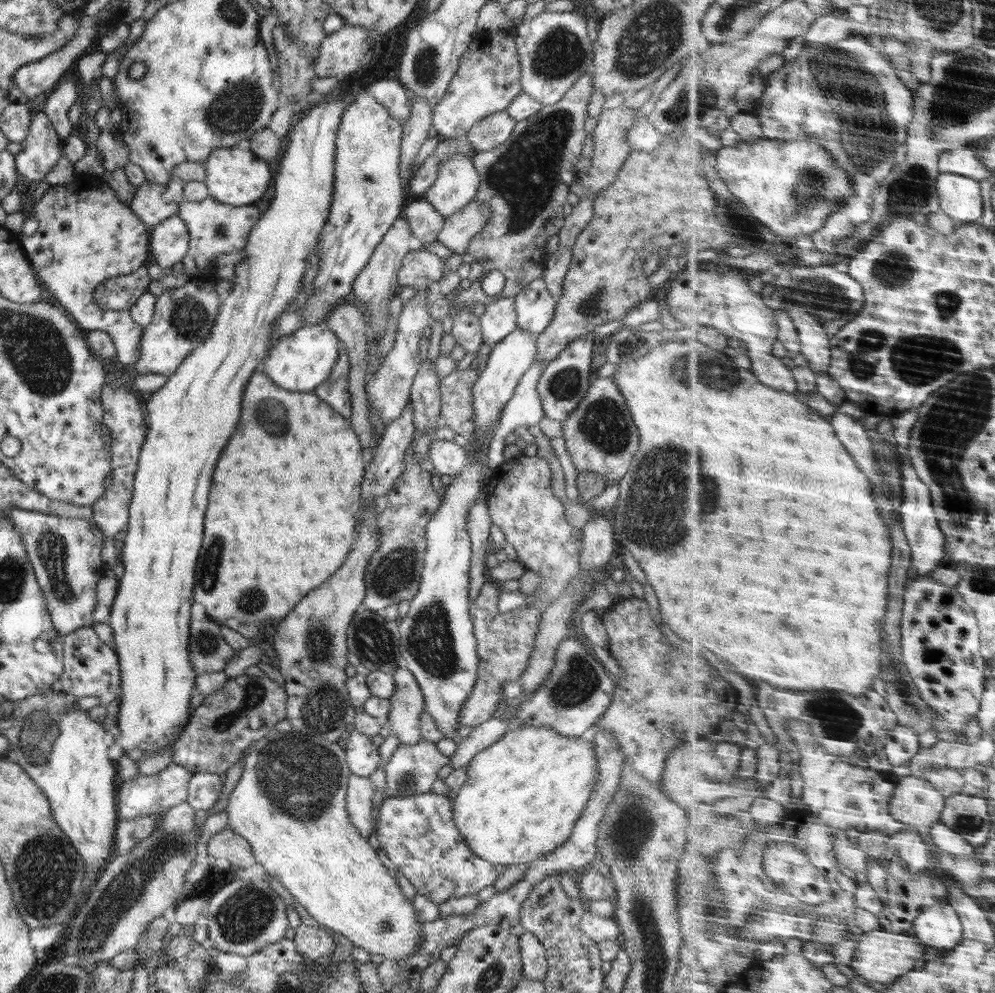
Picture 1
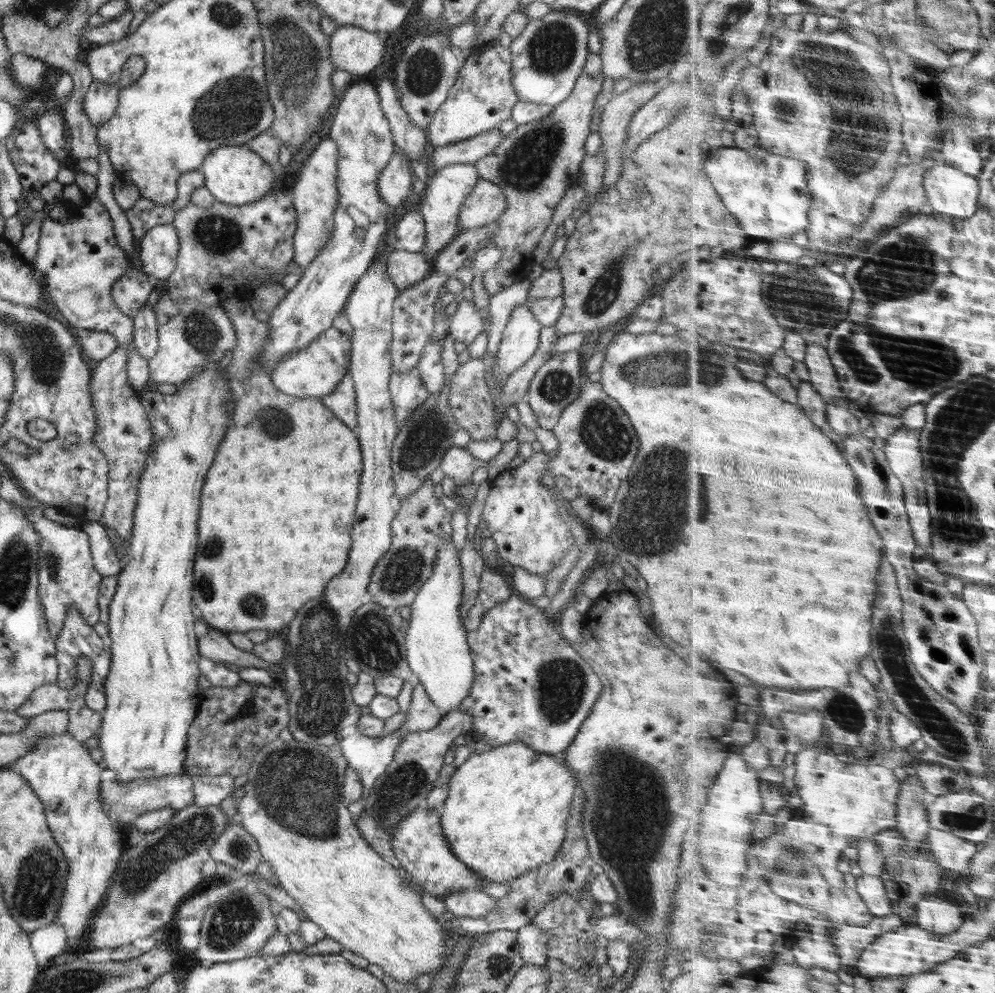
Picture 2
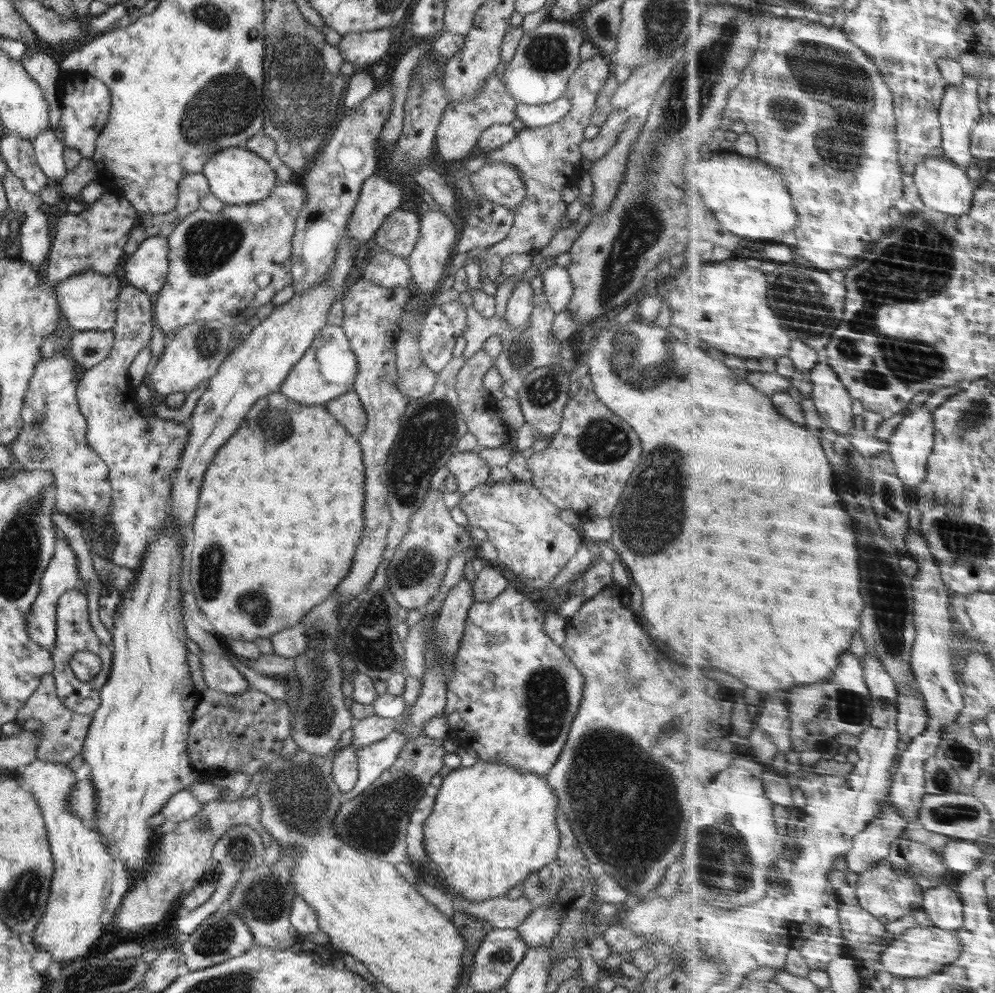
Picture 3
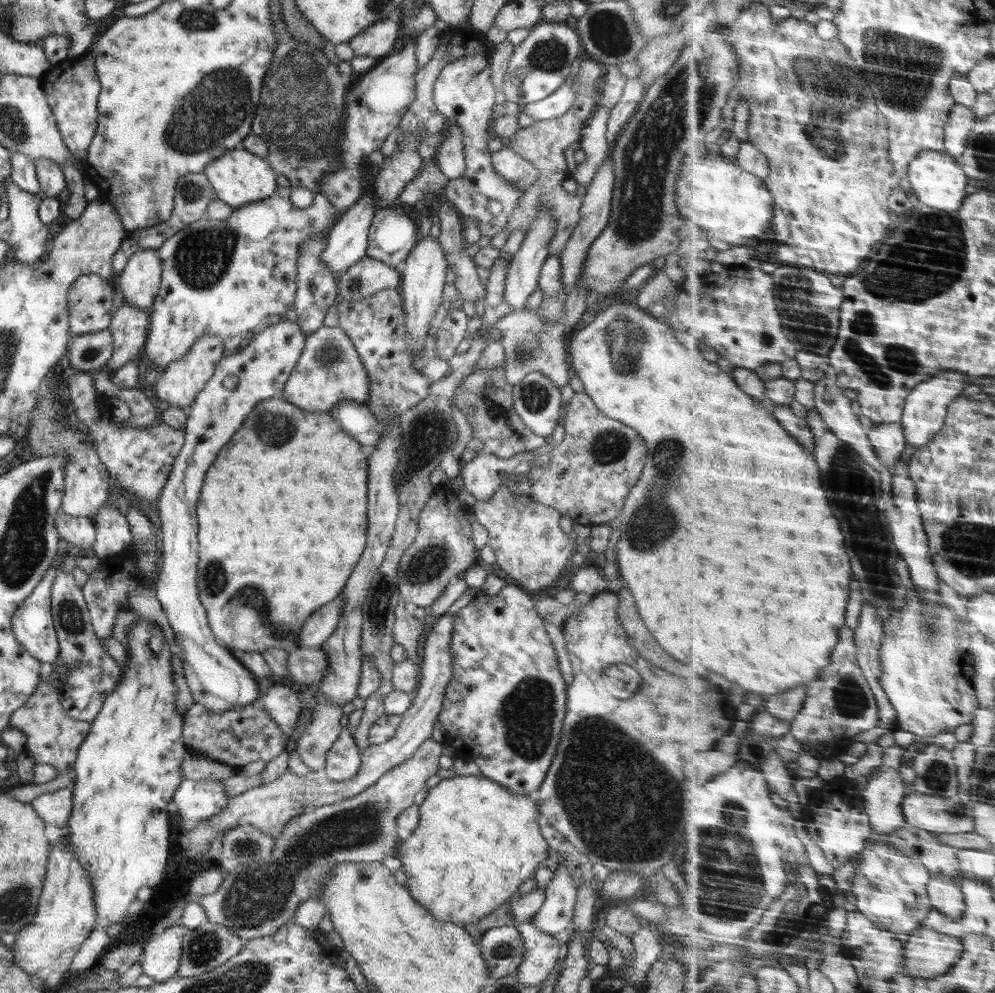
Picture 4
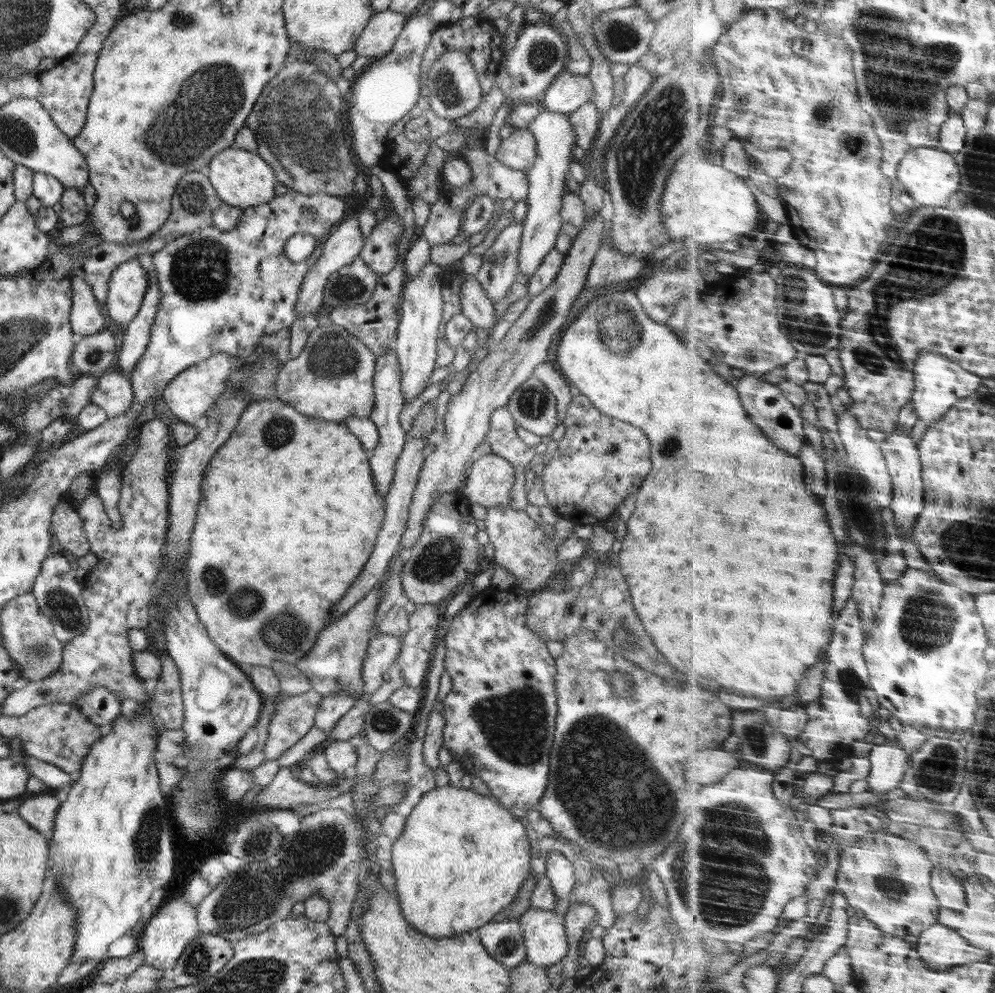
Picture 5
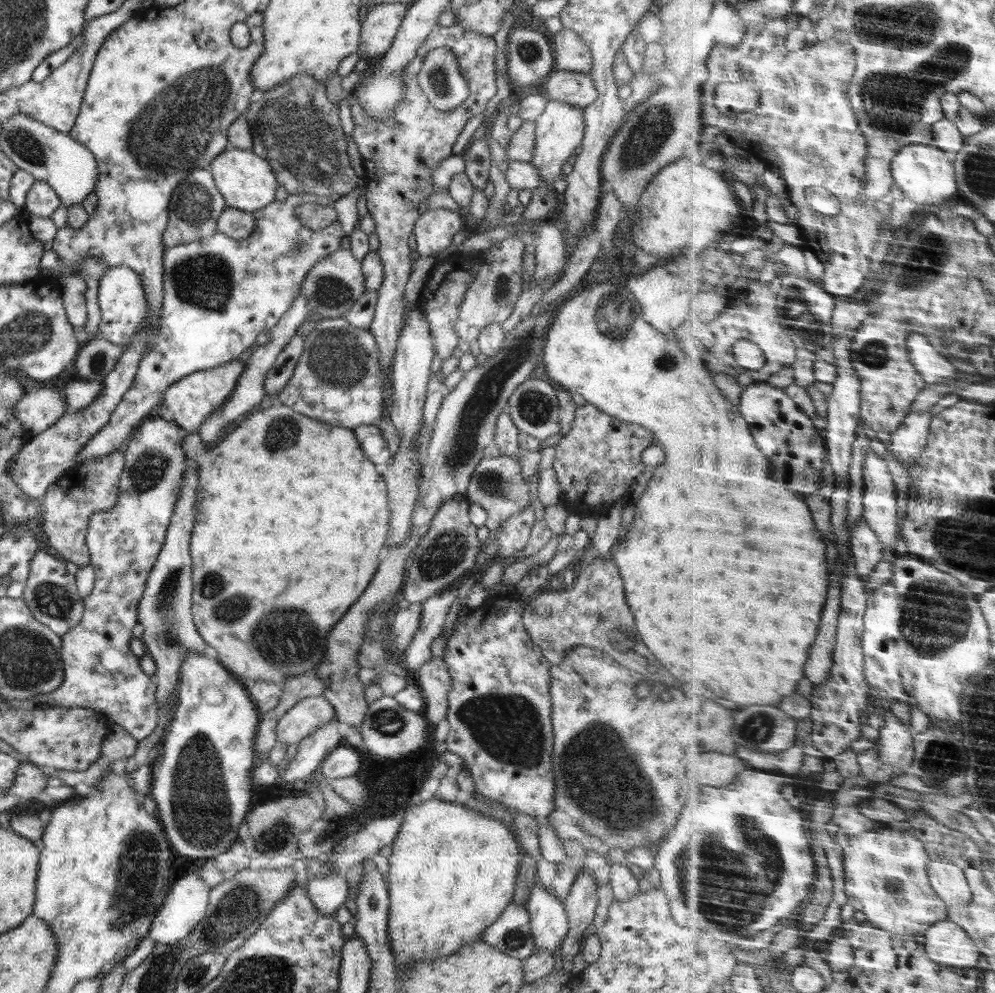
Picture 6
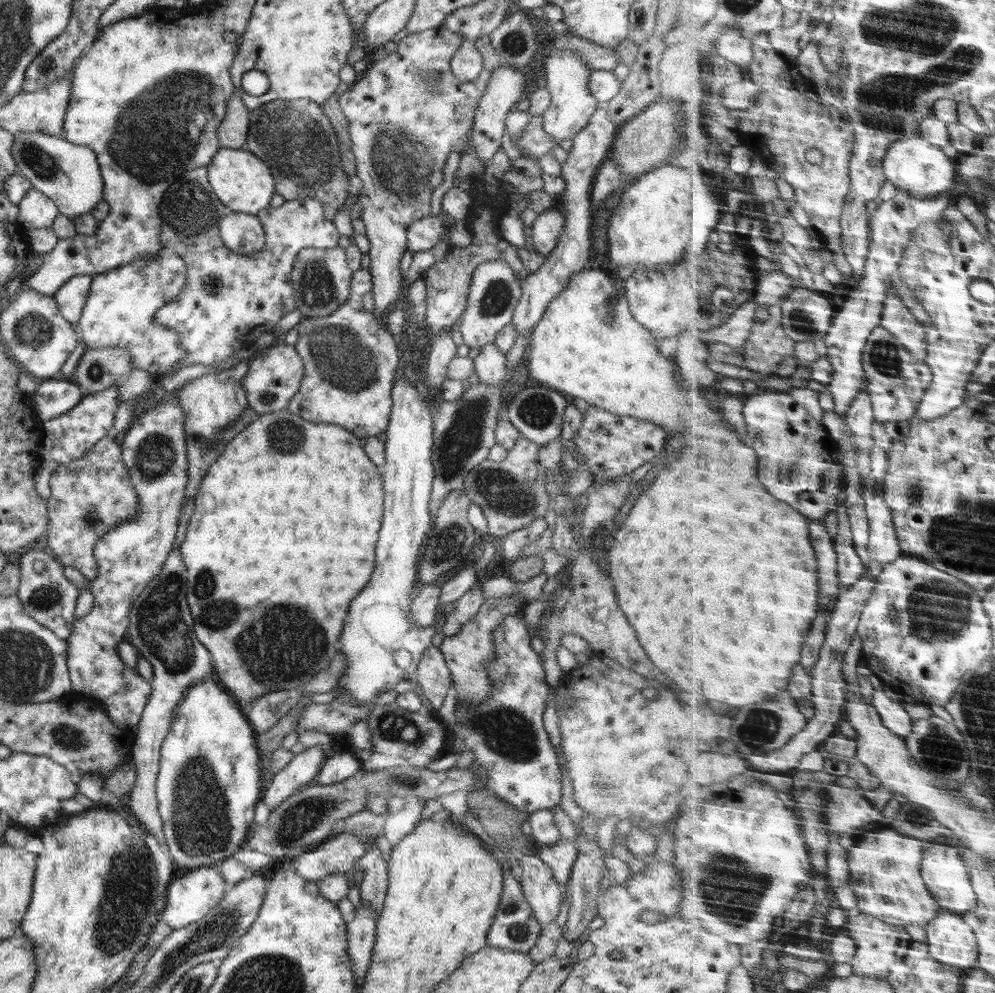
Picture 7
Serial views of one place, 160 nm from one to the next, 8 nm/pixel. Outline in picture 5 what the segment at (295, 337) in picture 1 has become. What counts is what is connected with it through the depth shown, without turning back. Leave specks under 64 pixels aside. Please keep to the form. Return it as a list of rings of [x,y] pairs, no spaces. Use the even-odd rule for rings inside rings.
[[[331,322],[318,326],[310,333],[304,350],[282,366],[275,382],[275,398],[292,405],[300,414],[316,416],[328,422],[343,424],[349,416],[369,418],[375,403],[375,359],[375,354],[342,326],[336,326]]]

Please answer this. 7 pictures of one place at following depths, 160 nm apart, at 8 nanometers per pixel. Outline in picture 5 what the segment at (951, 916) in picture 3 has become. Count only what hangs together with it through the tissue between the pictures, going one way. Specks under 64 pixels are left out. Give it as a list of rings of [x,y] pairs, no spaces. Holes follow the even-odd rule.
[[[934,870],[934,890],[940,902],[952,910],[968,908],[968,896],[964,884],[947,870]]]

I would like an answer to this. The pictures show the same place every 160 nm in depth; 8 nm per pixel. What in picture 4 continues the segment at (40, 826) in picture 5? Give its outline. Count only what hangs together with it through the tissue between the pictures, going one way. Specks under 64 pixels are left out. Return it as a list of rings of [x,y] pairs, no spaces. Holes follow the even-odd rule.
[[[72,786],[59,789],[55,792],[46,792],[34,798],[32,805],[35,813],[46,824],[48,822],[56,828],[66,826],[72,812]]]

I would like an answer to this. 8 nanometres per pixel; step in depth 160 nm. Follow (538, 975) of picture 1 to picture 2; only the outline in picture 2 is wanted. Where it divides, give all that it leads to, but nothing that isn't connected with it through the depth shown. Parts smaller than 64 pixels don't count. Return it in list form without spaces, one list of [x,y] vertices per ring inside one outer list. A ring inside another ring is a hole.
[[[528,925],[517,931],[520,956],[525,964],[545,965],[547,961],[548,936],[544,930]]]

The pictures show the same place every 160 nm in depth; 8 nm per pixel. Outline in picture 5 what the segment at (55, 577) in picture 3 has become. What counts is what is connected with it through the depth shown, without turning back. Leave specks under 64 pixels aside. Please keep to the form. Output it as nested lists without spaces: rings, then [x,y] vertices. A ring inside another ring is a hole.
[[[31,591],[10,599],[2,607],[1,633],[4,649],[8,651],[12,661],[20,667],[25,681],[29,683],[42,681],[60,667],[64,645],[55,638],[52,622],[41,612]]]

